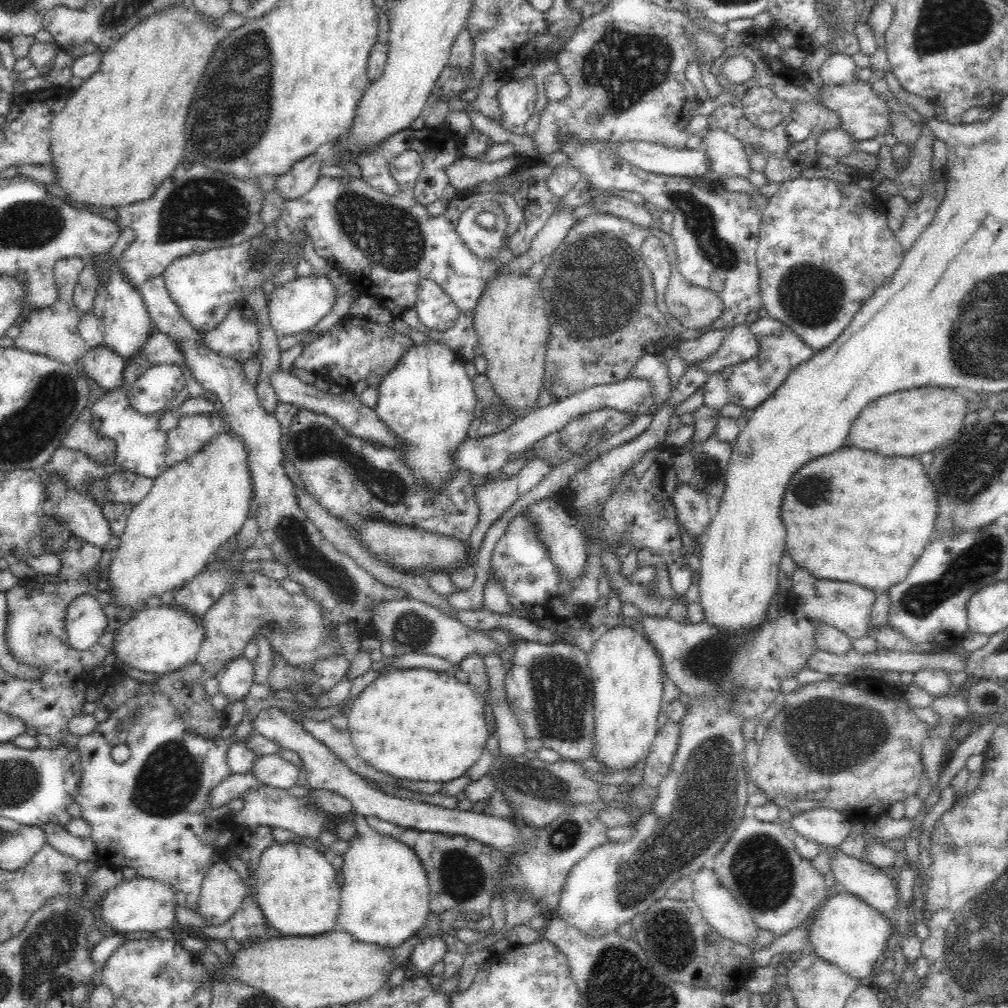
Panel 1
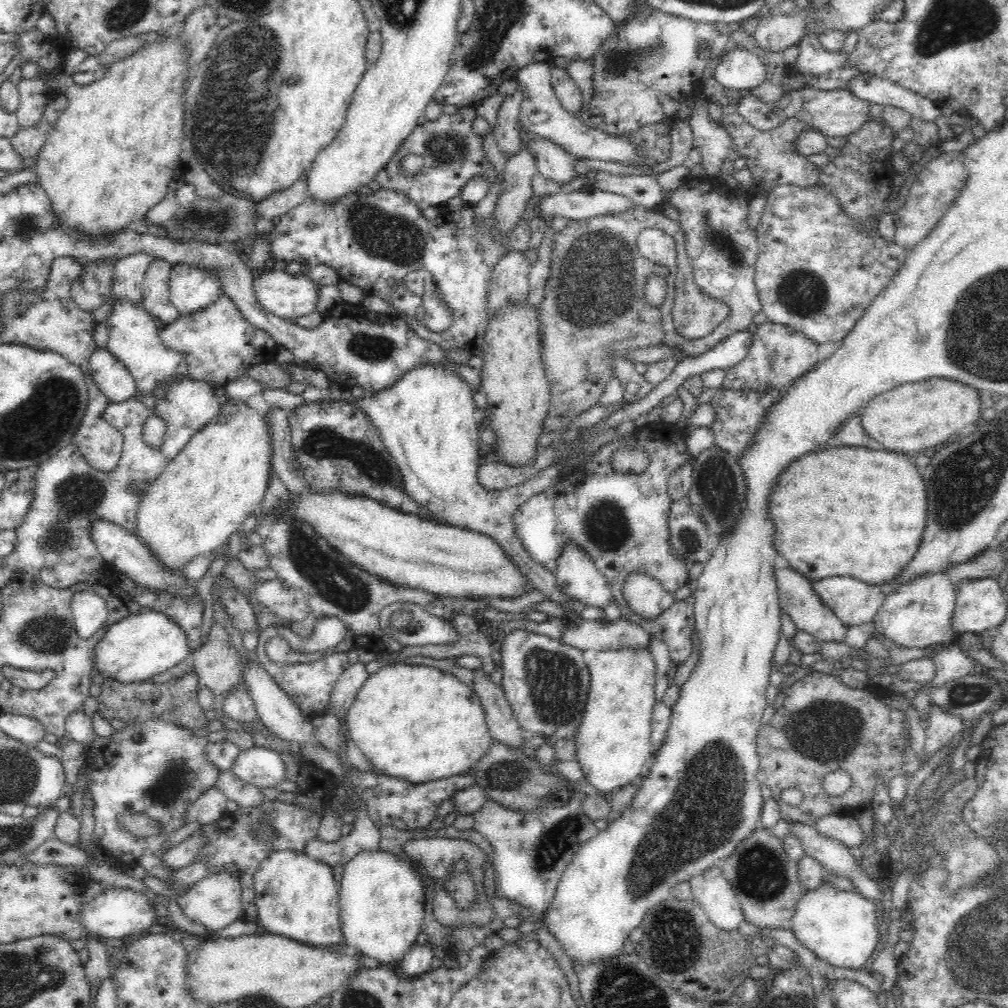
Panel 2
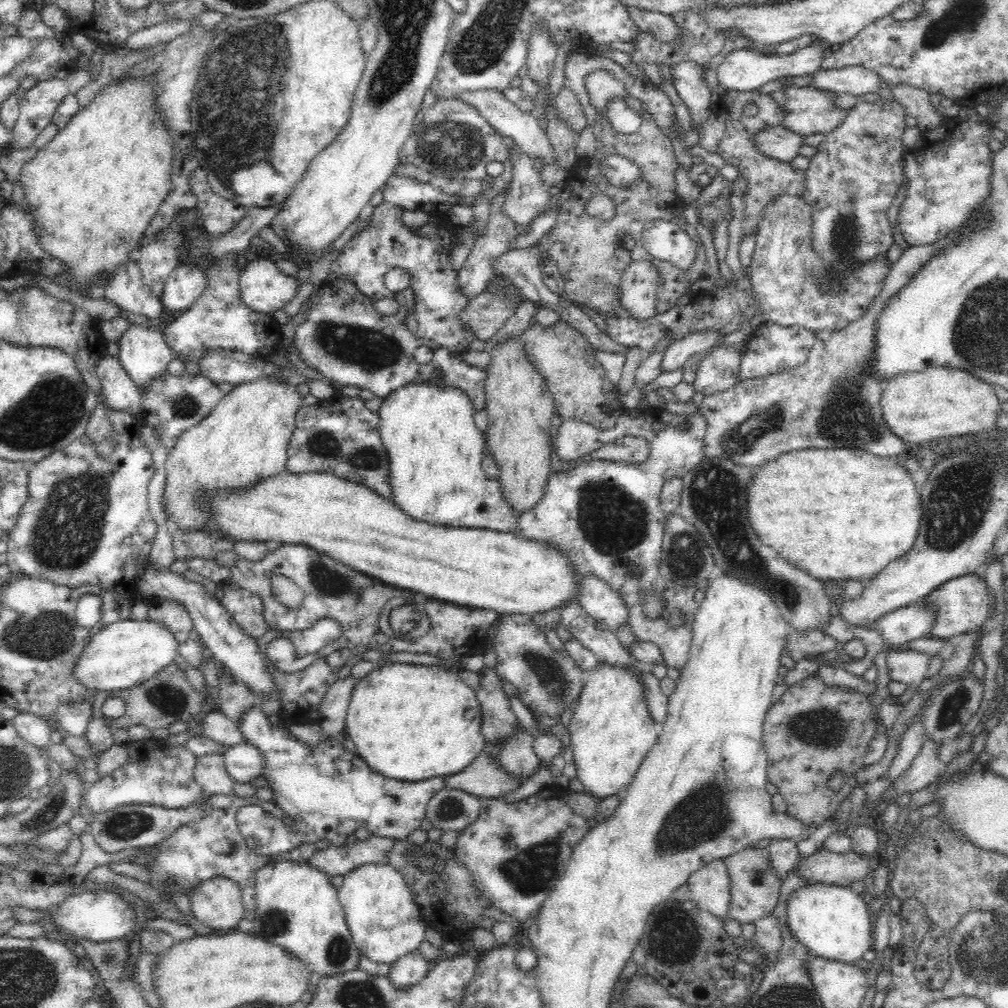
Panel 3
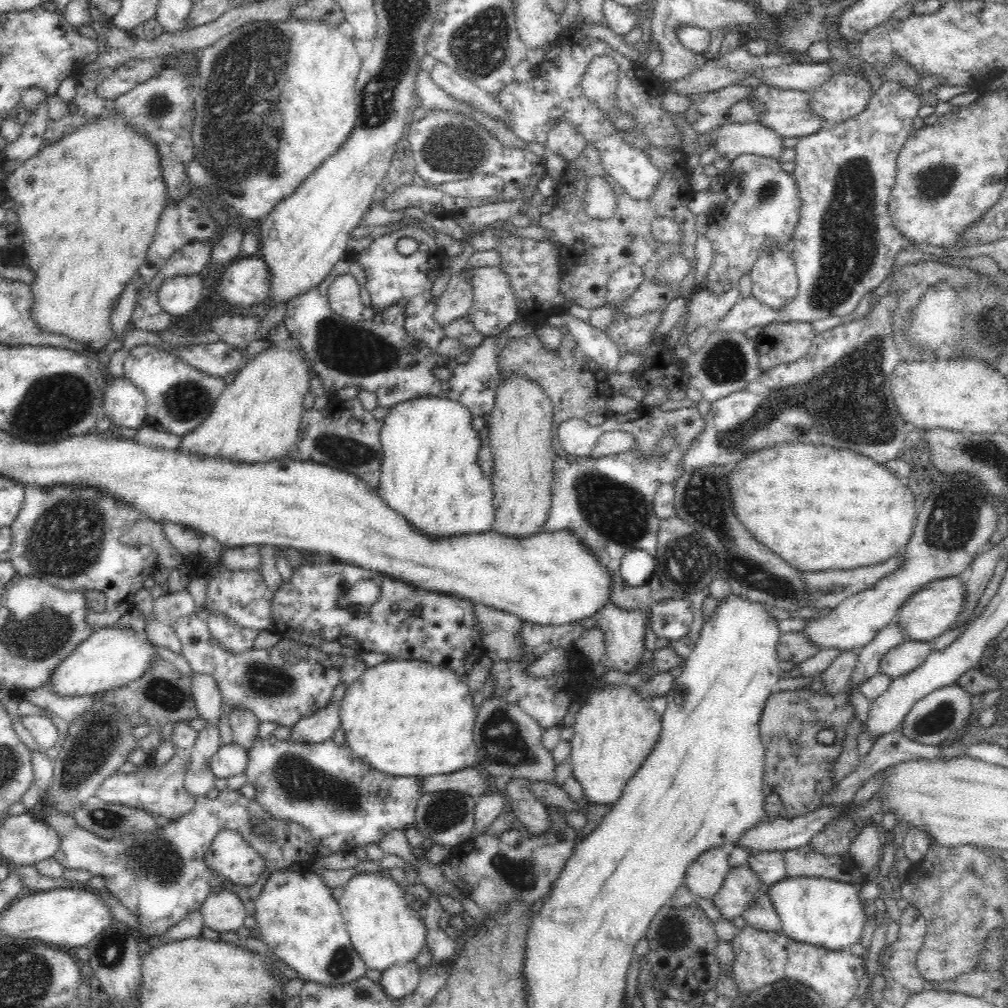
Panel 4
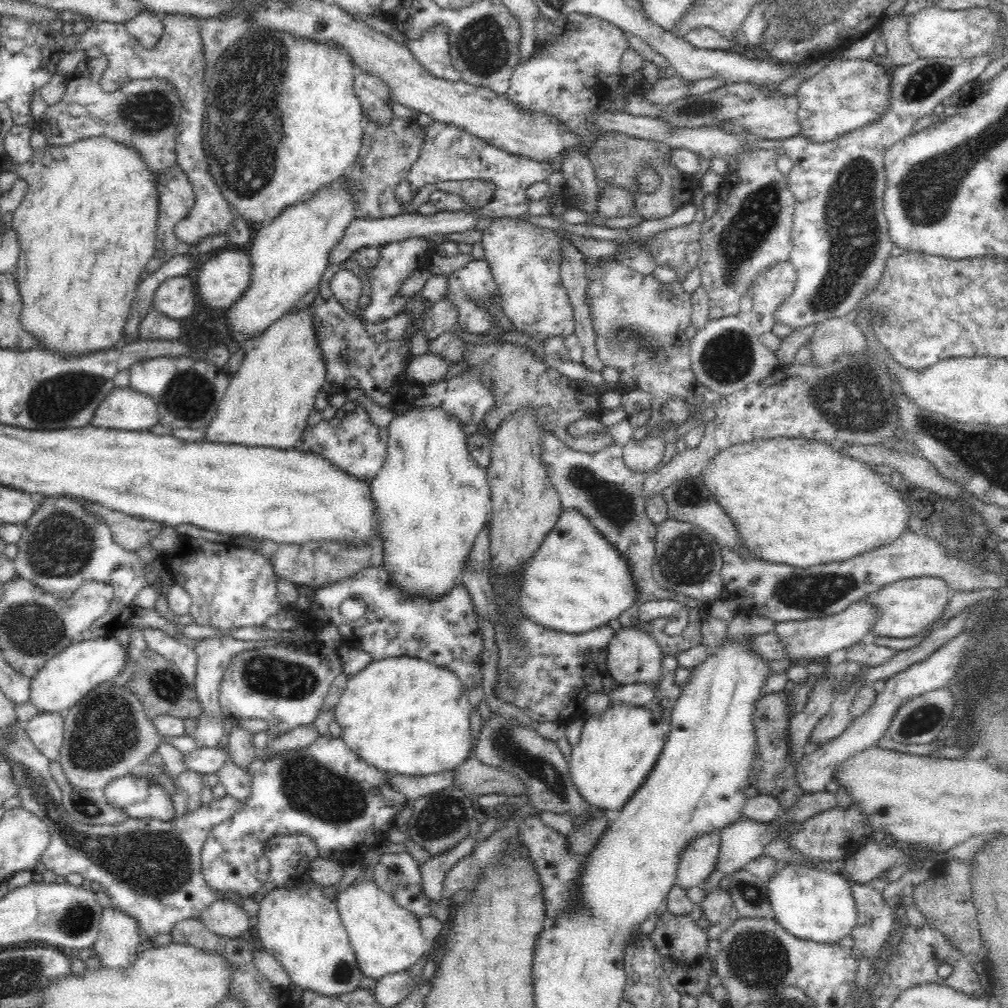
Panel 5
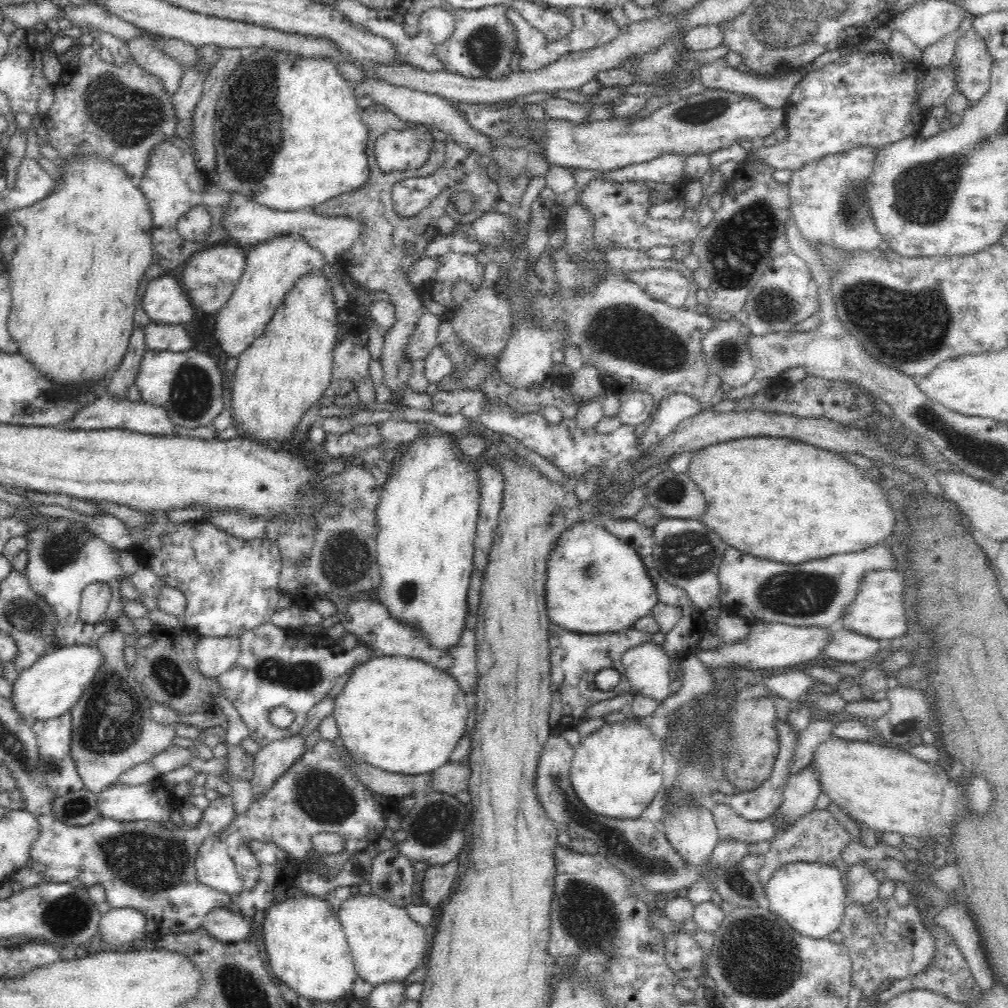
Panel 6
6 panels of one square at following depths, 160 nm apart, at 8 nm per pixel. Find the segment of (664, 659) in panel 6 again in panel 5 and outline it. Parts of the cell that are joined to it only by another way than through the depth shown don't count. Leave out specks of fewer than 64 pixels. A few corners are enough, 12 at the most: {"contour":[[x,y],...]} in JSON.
{"contour":[[614,624],[608,674],[620,684],[660,684],[662,656],[640,626]]}

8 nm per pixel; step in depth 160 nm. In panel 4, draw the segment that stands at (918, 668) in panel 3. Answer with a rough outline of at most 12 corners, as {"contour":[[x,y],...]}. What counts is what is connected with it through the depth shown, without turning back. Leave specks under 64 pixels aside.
{"contour":[[908,641],[892,648],[880,673],[892,678],[920,668],[929,642]]}

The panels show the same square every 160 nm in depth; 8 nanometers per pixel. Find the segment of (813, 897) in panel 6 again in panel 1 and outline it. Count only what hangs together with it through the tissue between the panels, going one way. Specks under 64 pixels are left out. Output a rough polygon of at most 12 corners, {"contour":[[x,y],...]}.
{"contour":[[842,890],[809,928],[818,956],[871,983],[892,920]]}

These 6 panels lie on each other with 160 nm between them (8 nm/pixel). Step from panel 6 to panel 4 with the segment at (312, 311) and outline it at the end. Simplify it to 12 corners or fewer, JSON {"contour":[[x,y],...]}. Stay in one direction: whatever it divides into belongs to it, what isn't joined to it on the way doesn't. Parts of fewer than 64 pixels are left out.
{"contour":[[302,347],[246,362],[176,451],[286,457],[310,390]]}

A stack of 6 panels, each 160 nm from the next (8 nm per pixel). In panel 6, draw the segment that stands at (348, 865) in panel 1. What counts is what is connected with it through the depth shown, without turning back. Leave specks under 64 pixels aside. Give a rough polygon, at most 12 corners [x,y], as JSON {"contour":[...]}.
{"contour":[[350,895],[337,914],[357,976],[403,982],[426,932],[406,907]]}

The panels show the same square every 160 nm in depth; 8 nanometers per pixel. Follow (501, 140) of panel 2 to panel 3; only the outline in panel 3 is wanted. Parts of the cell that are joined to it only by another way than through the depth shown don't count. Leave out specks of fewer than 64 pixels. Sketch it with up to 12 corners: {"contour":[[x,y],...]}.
{"contour":[[508,147],[513,176],[501,209],[533,224],[551,209],[548,186],[520,147]]}

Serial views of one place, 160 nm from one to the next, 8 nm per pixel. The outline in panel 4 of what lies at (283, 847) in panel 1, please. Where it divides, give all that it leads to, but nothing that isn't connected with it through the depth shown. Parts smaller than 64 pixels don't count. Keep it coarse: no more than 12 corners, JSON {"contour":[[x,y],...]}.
{"contour":[[274,870],[259,938],[299,978],[366,974],[318,873]]}

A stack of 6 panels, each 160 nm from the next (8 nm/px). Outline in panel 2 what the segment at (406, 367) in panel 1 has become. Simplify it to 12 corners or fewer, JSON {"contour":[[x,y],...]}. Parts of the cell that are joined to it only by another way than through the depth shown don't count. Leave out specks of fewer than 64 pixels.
{"contour":[[416,364],[360,407],[438,522],[491,536],[531,589],[572,602],[512,518],[565,474],[478,483],[473,389]]}

